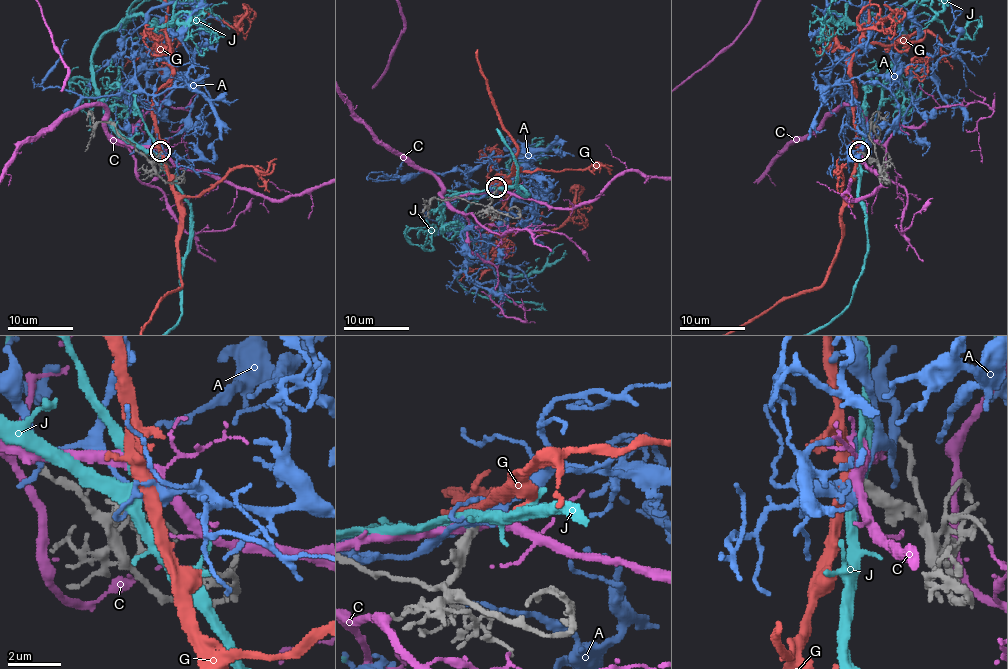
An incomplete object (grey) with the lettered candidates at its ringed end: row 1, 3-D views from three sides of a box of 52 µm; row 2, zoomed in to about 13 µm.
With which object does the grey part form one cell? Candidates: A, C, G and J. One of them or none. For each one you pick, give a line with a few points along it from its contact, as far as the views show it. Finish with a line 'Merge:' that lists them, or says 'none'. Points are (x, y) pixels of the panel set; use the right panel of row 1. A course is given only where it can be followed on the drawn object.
Merge: G

